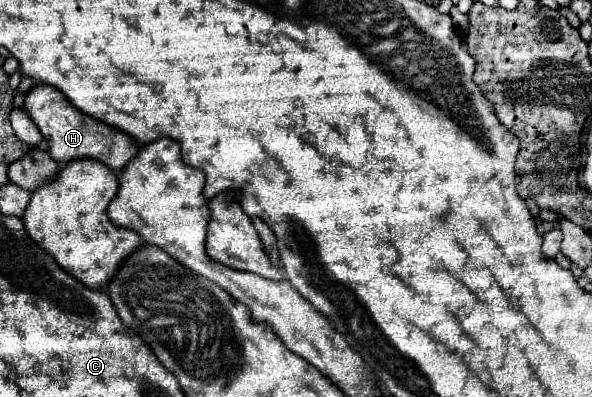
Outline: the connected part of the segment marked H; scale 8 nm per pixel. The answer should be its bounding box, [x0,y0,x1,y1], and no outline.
[24,85,138,171]

